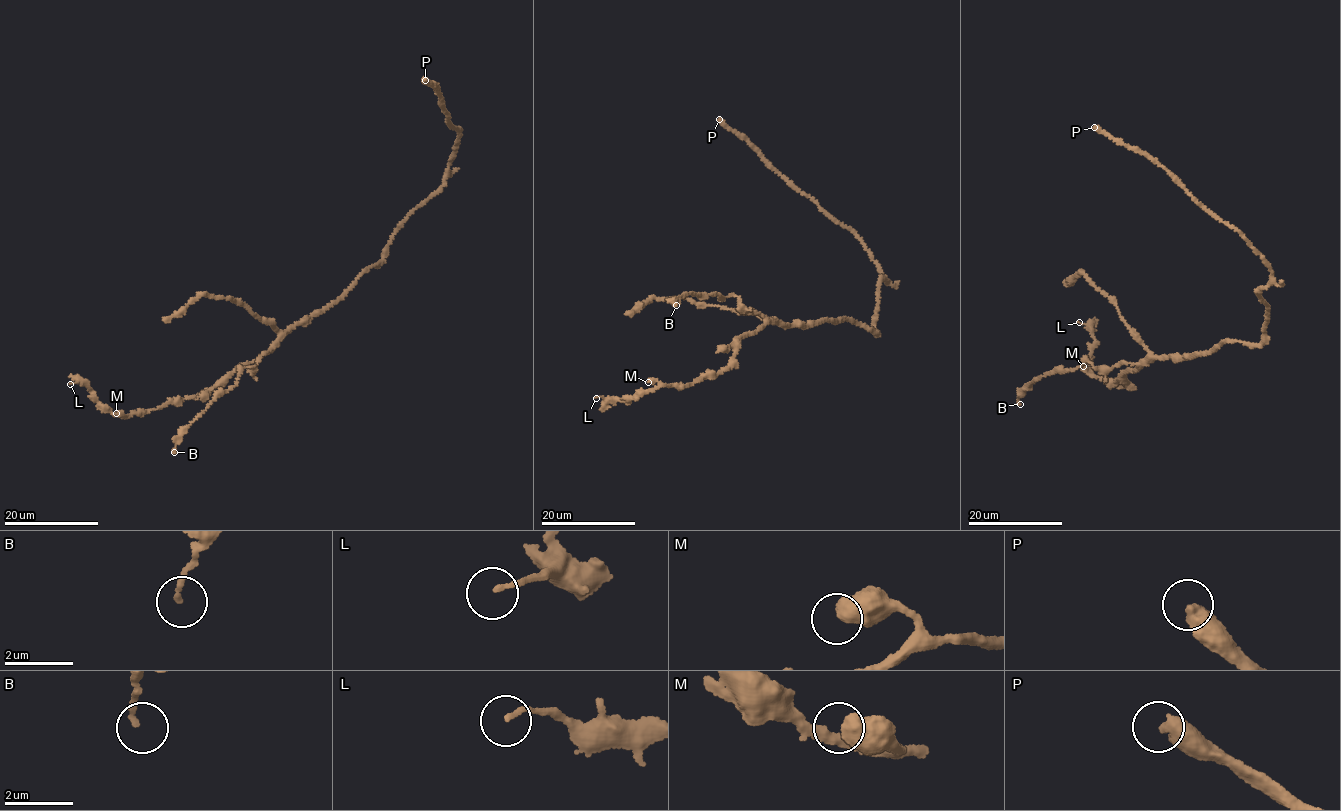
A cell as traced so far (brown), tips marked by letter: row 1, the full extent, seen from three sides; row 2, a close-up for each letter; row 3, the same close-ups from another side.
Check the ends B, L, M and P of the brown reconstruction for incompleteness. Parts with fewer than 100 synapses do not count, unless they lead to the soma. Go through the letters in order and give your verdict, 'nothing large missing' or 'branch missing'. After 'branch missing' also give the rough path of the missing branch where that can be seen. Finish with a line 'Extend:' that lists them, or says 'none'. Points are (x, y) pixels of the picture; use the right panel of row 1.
B: nothing large missing
L: nothing large missing
M: nothing large missing
P: branch missing
Extend: P

